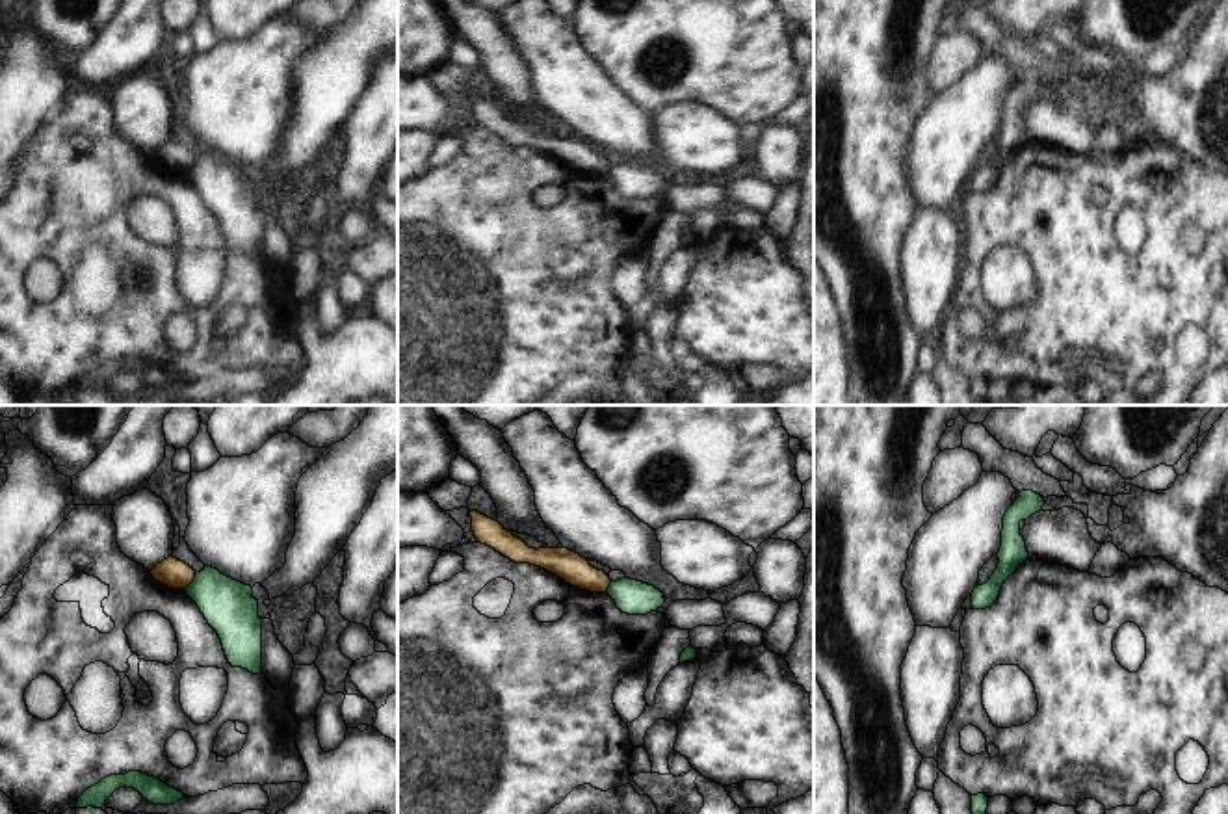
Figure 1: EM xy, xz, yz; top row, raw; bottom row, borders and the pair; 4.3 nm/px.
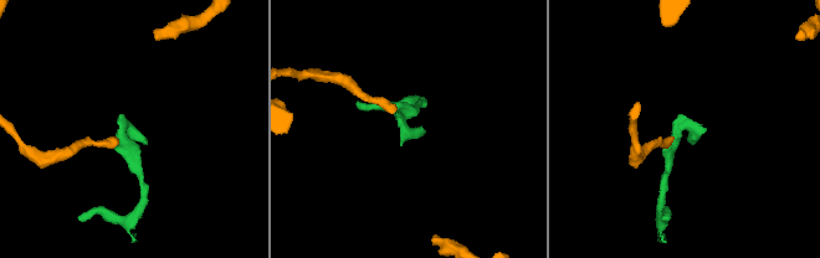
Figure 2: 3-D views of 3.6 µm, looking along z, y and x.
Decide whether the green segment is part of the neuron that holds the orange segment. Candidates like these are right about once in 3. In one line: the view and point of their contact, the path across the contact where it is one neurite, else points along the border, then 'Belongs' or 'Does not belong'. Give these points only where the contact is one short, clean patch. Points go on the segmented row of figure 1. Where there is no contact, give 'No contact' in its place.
Touches orange at xy (190, 582). Boundary: xy (195, 575), (184, 588). Does not belong.

